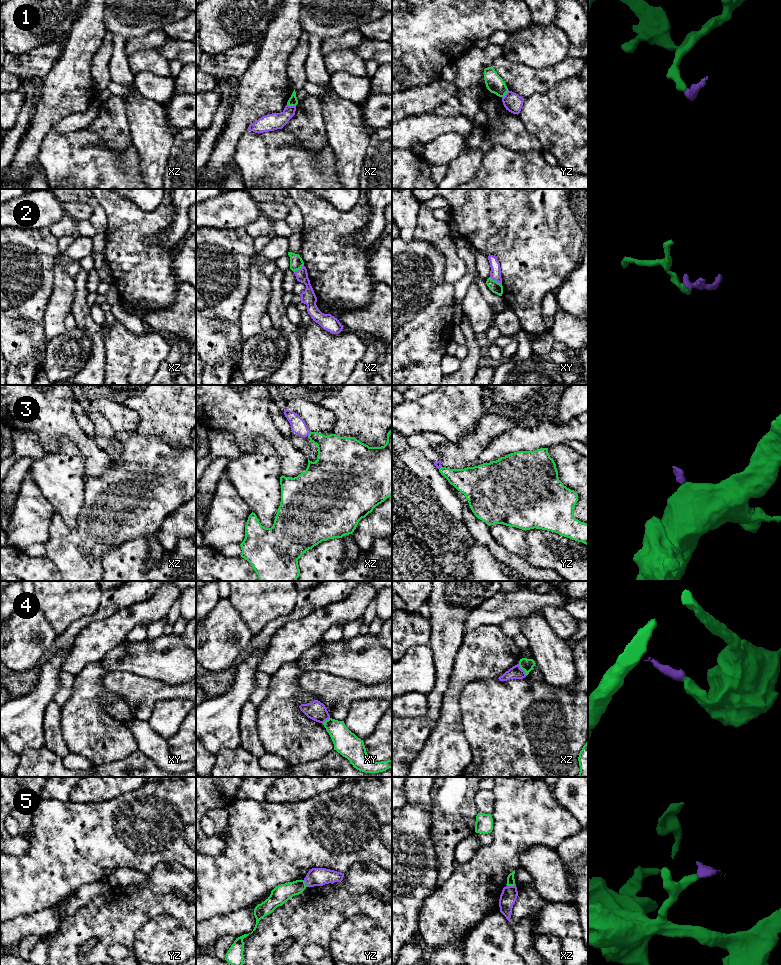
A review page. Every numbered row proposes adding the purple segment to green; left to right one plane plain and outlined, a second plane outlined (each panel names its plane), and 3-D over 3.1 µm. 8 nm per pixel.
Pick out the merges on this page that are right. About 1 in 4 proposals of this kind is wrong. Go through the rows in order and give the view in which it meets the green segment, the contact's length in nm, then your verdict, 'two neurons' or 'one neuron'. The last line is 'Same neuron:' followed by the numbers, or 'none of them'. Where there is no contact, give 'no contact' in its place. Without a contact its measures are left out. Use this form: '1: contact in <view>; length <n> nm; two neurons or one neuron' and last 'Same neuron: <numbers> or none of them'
1: contact in xz; length 70 nm; two neurons
2: contact in xz; length 110 nm; one neuron
3: contact in xz; length 50 nm; two neurons
4: contact in xz; length 120 nm; two neurons
5: contact in xz; length 70 nm; two neurons
Same neuron: 2

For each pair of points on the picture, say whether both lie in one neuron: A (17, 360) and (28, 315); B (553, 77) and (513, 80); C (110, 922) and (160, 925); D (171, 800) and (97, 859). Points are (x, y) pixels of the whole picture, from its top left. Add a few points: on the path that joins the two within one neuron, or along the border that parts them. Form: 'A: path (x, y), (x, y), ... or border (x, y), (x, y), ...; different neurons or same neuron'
A: path (19, 349), (19, 339), (27, 331), (27, 326); same neuron
B: path (543, 79), (523, 80); same neuron
C: border (165, 913), (150, 918), (137, 931), (133, 945); different neurons
D: path (153, 818), (143, 828), (124, 832), (115, 841); same neuron

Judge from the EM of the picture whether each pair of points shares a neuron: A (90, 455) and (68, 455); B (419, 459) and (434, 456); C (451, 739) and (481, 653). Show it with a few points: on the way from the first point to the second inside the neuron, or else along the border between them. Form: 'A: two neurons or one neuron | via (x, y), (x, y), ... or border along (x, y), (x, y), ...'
A: two neurons | border along (65, 437), (78, 450), (86, 474)
B: two neurons | border along (408, 443), (432, 462)
C: one neuron | via (451, 718), (451, 697), (456, 683), (462, 674)

